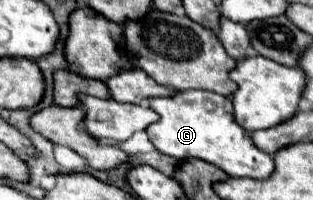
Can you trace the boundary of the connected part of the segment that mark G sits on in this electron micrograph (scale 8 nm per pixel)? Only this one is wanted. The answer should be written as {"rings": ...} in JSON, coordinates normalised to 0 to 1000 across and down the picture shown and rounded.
{"rings":[[[601,450],[562,460],[562,480],[486,490],[473,530],[511,570],[511,600],[466,640],[479,710],[505,760],[556,780],[562,800],[639,790],[658,800],[728,880],[760,890],[856,890],[875,850],[875,800],[863,770],[843,770],[812,730],[799,670],[767,640],[741,570],[741,510],[728,480],[658,460],[658,450]]]}

